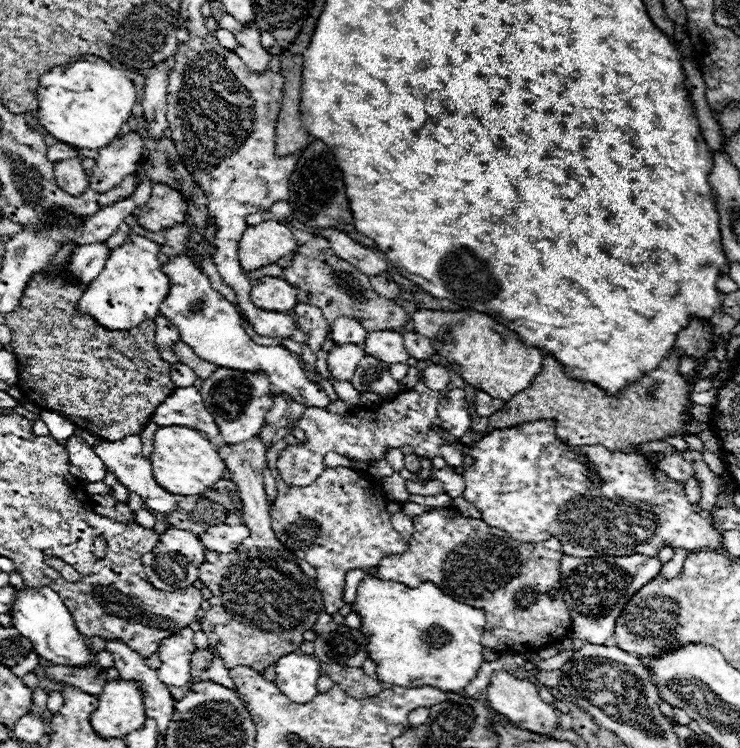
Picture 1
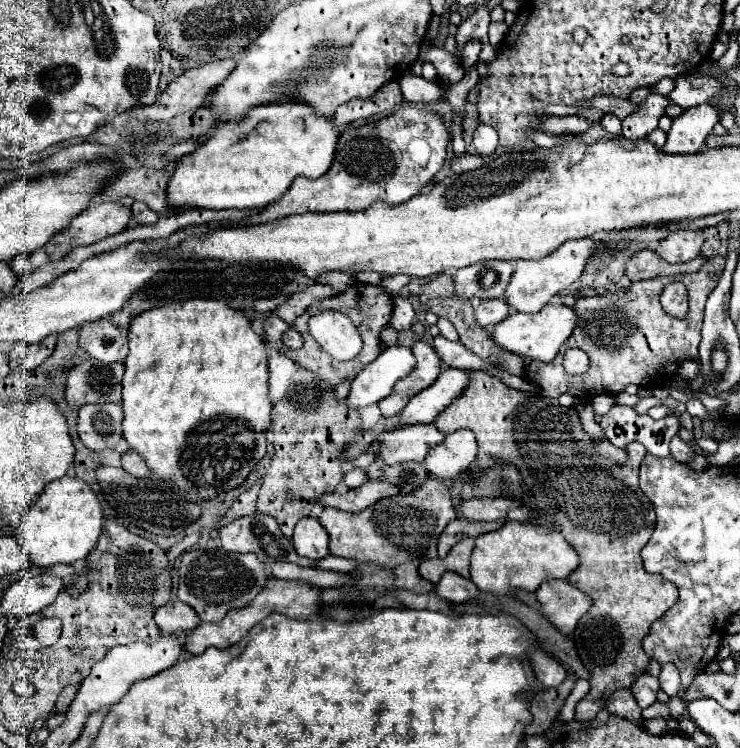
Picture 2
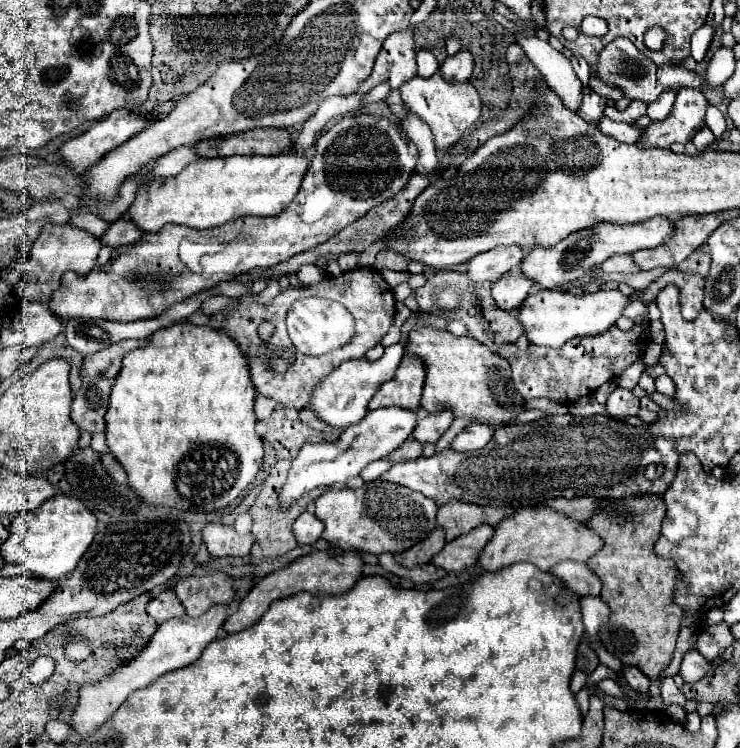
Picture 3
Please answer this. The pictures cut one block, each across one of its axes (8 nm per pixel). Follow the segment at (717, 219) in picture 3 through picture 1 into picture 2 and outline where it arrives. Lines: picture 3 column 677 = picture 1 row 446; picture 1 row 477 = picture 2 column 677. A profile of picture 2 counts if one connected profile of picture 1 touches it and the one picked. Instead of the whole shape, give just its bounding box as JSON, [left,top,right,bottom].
[656,230,704,262]

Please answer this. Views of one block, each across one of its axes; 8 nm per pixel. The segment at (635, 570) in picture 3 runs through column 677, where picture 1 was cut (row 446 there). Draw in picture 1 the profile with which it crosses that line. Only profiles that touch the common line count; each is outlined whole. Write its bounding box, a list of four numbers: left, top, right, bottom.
[488,350,708,452]

